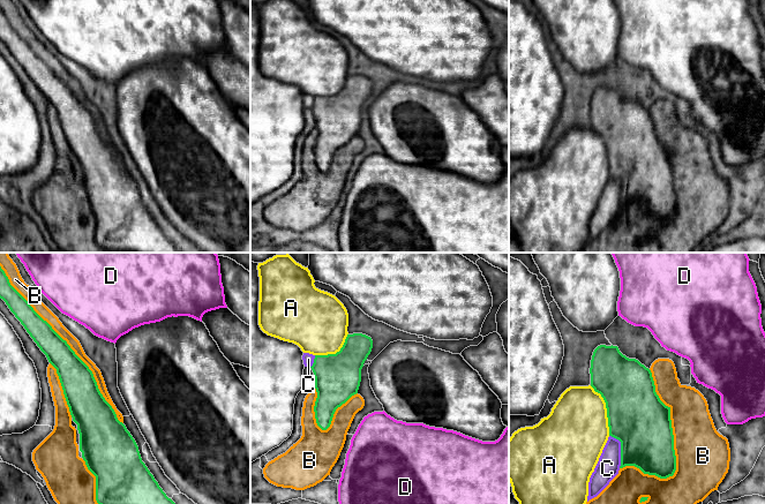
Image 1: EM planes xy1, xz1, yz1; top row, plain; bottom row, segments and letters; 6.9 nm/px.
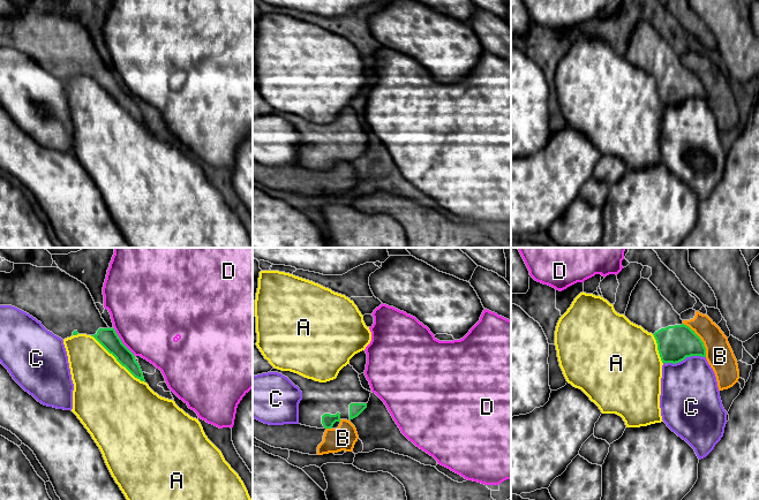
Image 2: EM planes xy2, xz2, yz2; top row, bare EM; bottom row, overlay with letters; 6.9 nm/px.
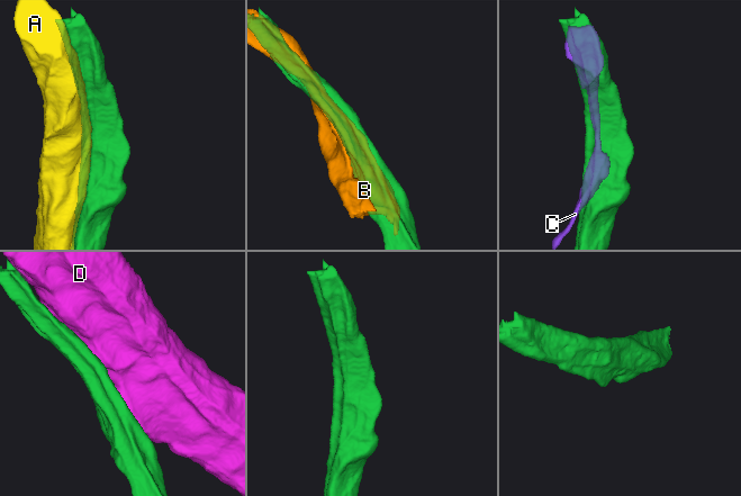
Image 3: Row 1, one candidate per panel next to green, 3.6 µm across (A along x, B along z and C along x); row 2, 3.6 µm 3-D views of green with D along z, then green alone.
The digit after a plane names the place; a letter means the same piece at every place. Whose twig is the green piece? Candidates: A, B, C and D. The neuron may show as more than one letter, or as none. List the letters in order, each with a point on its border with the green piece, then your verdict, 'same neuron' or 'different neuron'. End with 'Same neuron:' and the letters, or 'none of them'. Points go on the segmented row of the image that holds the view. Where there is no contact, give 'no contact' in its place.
A: xy2 (118, 361) | different neuron
B: yz1 (670, 426) | different neuron
C: yz2 (684, 358) | different neuron
D: xy2 (121, 341) | different neuron
Same neuron: none of them

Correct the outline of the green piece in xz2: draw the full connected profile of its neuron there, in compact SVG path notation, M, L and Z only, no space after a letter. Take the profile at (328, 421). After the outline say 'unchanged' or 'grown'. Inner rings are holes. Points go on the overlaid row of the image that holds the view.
M350 364L326 382L275 368L271 372L281 373L300 388L299 424L310 427L331 429L336 422L358 417L367 408L371 393L362 387L359 373Z; grown

